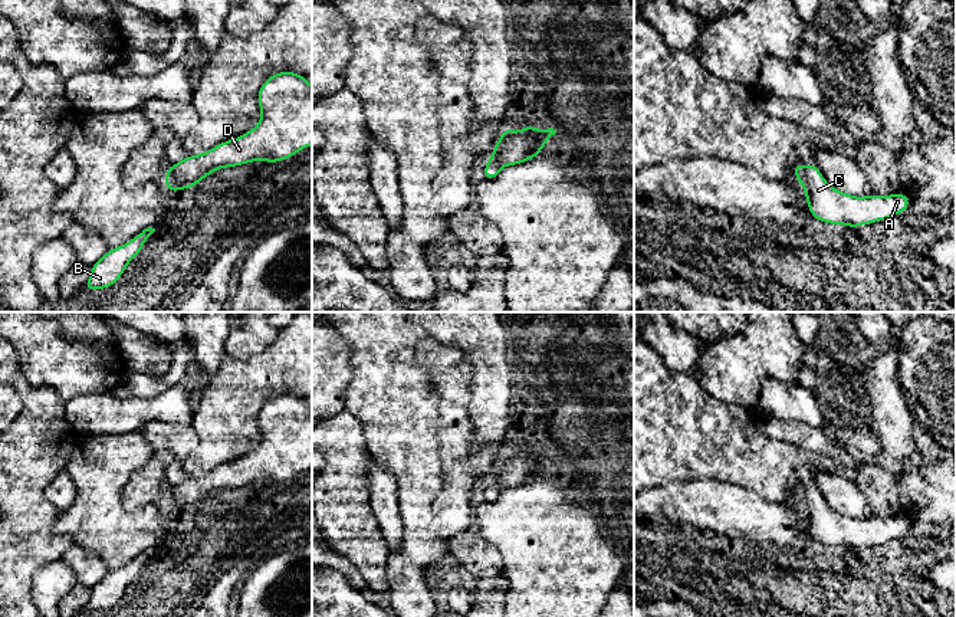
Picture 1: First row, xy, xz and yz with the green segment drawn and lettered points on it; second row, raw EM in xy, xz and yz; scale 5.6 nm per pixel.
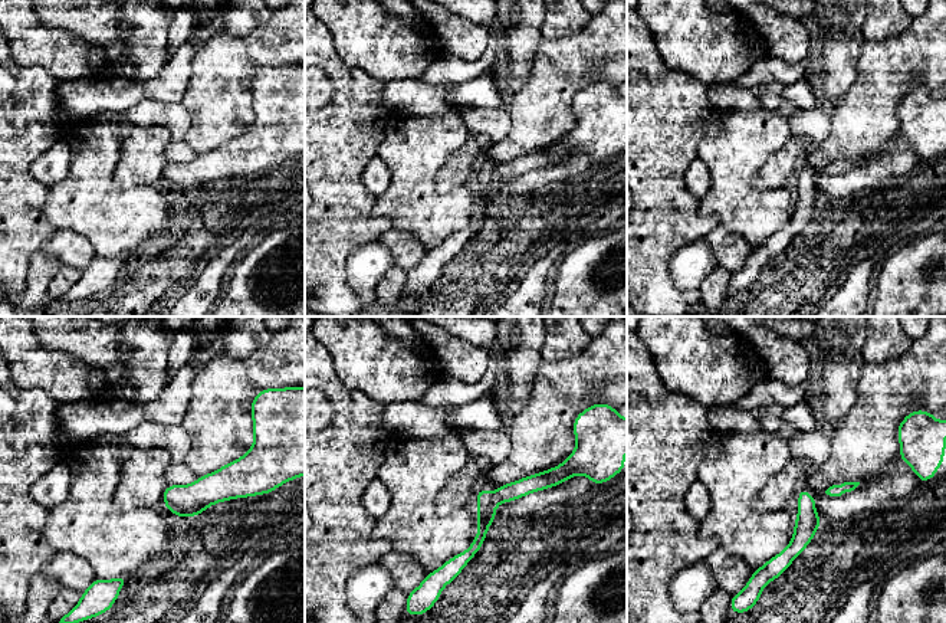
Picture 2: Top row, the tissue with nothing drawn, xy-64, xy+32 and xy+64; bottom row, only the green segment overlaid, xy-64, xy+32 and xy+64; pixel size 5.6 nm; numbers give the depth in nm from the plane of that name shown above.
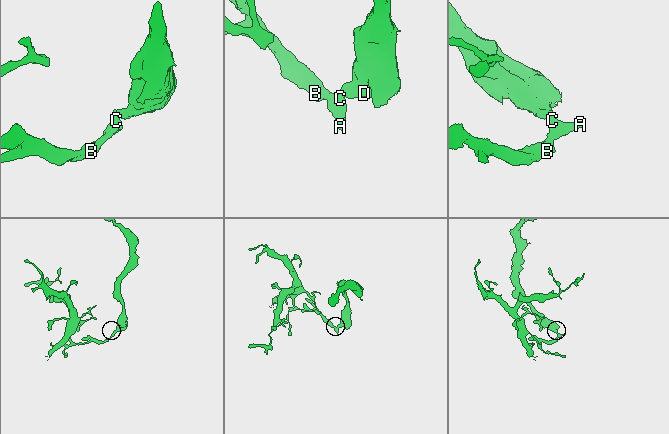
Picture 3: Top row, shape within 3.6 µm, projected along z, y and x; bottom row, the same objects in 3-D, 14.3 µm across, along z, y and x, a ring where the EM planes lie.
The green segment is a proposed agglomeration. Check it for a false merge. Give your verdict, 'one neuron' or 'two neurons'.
two neurons

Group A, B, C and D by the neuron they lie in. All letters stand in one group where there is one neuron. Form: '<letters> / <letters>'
A B C / D

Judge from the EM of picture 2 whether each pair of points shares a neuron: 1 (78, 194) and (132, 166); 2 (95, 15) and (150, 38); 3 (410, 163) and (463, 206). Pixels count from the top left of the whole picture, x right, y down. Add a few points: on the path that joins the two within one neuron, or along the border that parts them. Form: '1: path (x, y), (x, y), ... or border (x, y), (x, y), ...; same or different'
1: border (121, 141), (115, 183), (122, 189), (147, 184); different
2: path (108, 26), (115, 30), (137, 33); same
3: path (416, 179), (443, 206), (447, 206); same

